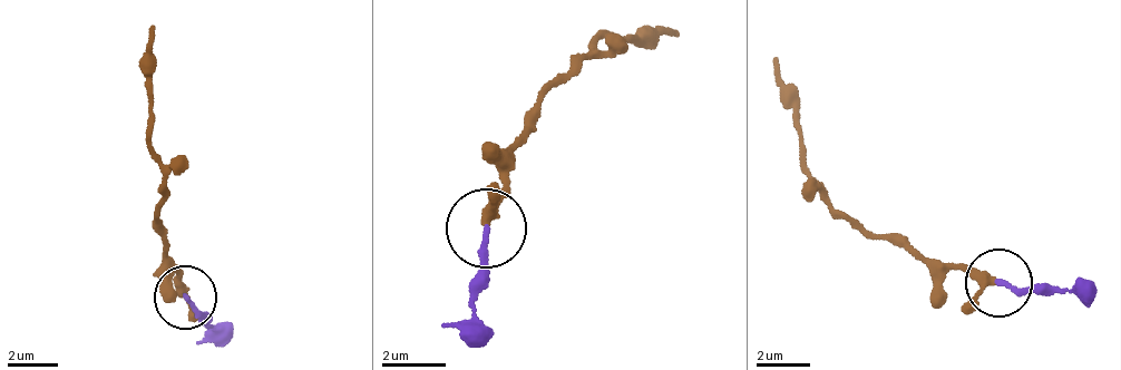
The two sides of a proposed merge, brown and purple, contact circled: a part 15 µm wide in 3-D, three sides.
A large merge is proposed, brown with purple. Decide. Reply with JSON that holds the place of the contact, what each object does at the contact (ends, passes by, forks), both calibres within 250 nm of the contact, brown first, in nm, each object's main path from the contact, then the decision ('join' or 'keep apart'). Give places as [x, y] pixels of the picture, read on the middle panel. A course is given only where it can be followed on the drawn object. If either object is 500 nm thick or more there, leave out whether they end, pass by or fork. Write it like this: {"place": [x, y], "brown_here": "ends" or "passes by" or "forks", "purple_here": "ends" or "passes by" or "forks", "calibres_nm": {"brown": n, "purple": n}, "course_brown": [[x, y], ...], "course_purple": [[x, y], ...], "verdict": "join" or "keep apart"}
{"place": [486, 227], "brown_here": "passes by", "purple_here": "ends", "calibres_nm": {"brown": 260, "purple": 170}, "course_brown": [[485, 226], [509, 145], [540, 90], [584, 62], [596, 36], [645, 48], [670, 29], [680, 35]], "course_purple": [[485, 226], [475, 346]], "verdict": "join"}

